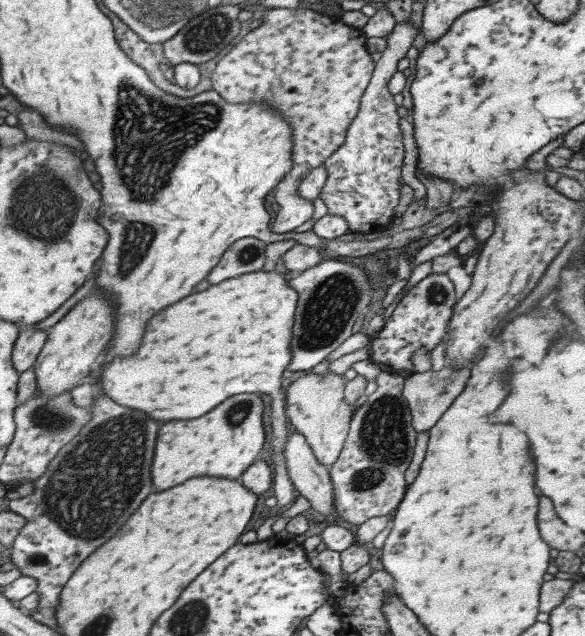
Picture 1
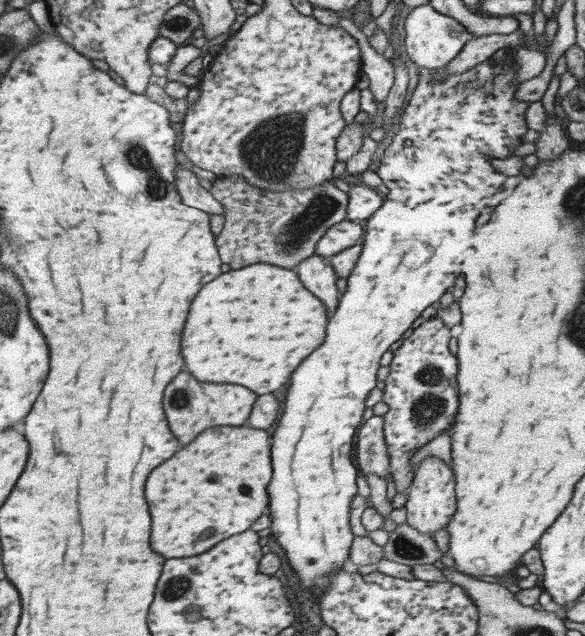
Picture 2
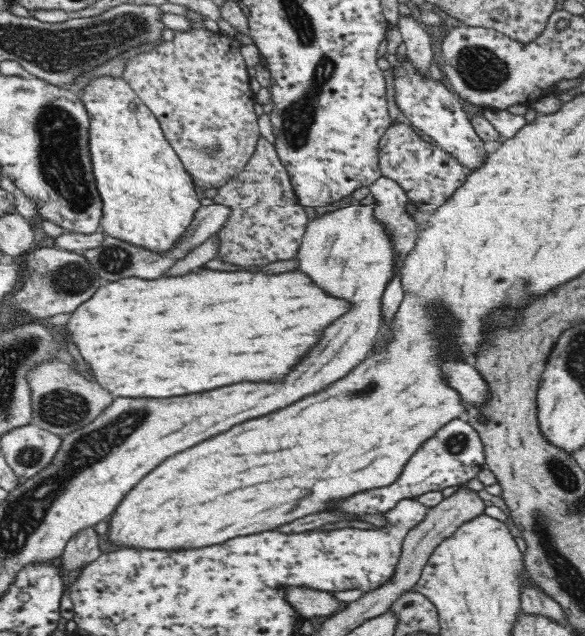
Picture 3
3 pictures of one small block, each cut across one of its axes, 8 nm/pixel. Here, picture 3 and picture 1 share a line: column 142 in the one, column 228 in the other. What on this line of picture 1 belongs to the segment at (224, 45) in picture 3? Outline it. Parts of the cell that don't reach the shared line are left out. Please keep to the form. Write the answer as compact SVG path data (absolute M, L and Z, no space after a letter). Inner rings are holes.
M272 8L258 10L261 24L244 34L239 42L215 63L210 76L210 90L214 90L229 104L256 100L268 102L290 124L291 168L273 188L273 198L279 206L270 232L285 234L311 219L313 206L298 195L298 186L306 174L321 166L326 158L342 145L347 127L358 111L361 95L369 82L374 62L365 49L365 36L360 29L329 18L317 8Z

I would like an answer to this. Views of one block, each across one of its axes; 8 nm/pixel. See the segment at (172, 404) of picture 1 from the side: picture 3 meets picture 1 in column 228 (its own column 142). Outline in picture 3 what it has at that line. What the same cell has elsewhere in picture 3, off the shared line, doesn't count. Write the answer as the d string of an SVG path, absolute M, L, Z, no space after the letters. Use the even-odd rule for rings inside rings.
M196 270L196 272L188 272L184 276L162 276L158 280L142 280L142 278L124 278L119 281L112 281L108 286L101 286L100 290L94 294L94 298L90 298L90 302L84 302L70 318L68 322L68 328L66 332L74 336L74 342L78 344L78 350L82 354L82 358L88 362L88 366L92 368L92 374L96 378L96 382L100 382L100 386L104 386L106 390L110 390L114 396L124 396L124 398L168 398L168 396L180 396L180 394L194 394L194 392L204 392L204 390L214 390L214 388L220 388L220 386L228 386L228 384L236 384L236 382L260 382L260 380L280 380L284 378L306 354L308 350L320 340L324 328L328 328L332 322L336 322L340 316L344 316L346 312L350 312L350 304L344 302L344 300L338 300L338 298L332 298L330 294L326 294L320 286L316 286L306 274L300 274L300 272L280 272L280 274L262 274L262 272L220 272L220 270Z

